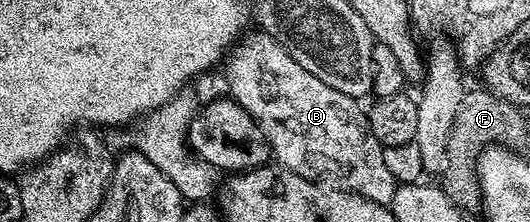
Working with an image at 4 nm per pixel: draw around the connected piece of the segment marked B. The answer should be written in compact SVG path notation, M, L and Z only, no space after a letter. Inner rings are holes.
M262 30L253 32L240 39L230 49L225 60L227 84L231 87L230 99L236 100L258 121L268 144L271 145L272 157L291 172L308 178L332 176L333 179L340 180L335 182L342 185L346 191L355 192L378 204L390 205L397 181L385 166L384 147L369 126L364 105L359 105L362 103L356 97L341 94L341 90L333 90L333 86L321 82L321 78L309 74L309 70L305 70L305 66L301 66L301 62L297 62L297 58L289 54L285 45L277 42L266 32Z

